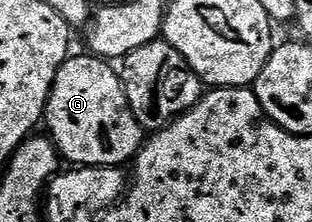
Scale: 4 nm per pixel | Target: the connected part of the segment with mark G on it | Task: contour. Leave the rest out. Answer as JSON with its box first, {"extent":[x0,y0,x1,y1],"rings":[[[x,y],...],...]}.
{"extent":[42,52,146,167],"rings":[[[83,52],[84,54],[73,53],[66,61],[64,61],[58,68],[58,76],[54,76],[54,84],[52,85],[52,91],[48,97],[48,106],[44,110],[44,117],[42,119],[43,125],[48,125],[46,130],[47,137],[51,138],[52,142],[56,146],[56,151],[60,154],[61,159],[65,163],[75,164],[76,166],[118,166],[123,167],[124,162],[131,163],[135,159],[136,155],[139,154],[144,143],[146,141],[146,132],[138,124],[138,120],[134,116],[134,112],[130,108],[128,103],[128,97],[124,91],[124,83],[121,75],[118,73],[111,61],[103,58],[97,58],[95,54],[91,52]]]}

